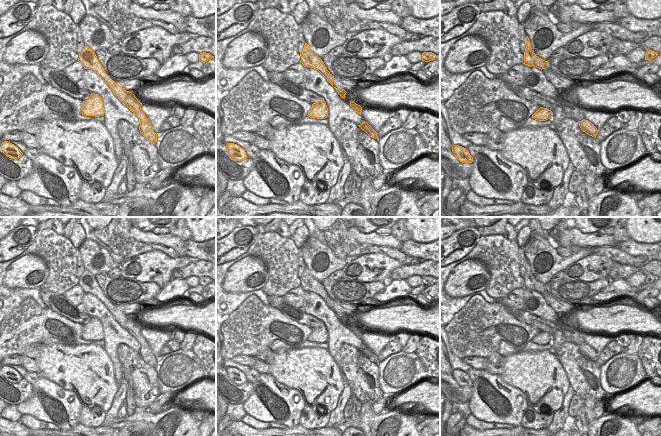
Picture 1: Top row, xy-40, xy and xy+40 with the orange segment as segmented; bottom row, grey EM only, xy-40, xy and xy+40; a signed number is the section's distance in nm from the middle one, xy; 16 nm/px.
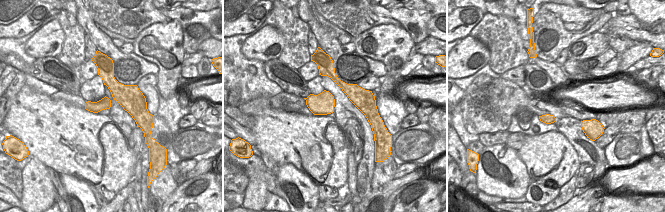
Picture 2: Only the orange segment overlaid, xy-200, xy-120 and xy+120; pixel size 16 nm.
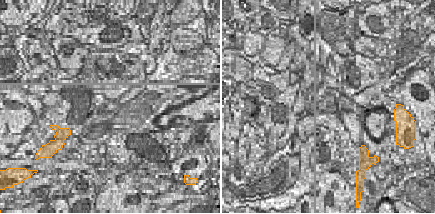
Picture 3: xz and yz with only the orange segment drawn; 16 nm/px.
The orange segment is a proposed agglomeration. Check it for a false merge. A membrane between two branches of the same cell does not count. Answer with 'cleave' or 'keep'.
cleave

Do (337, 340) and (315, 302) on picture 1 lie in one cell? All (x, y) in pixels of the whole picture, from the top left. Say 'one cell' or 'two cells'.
one cell

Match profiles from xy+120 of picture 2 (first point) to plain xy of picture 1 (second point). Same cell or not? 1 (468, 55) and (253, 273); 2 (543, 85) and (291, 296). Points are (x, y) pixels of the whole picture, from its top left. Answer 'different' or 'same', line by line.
1: same
2: different

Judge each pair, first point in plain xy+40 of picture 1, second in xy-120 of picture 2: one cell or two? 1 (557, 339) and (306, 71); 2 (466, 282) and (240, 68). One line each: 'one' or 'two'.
1: two
2: two

